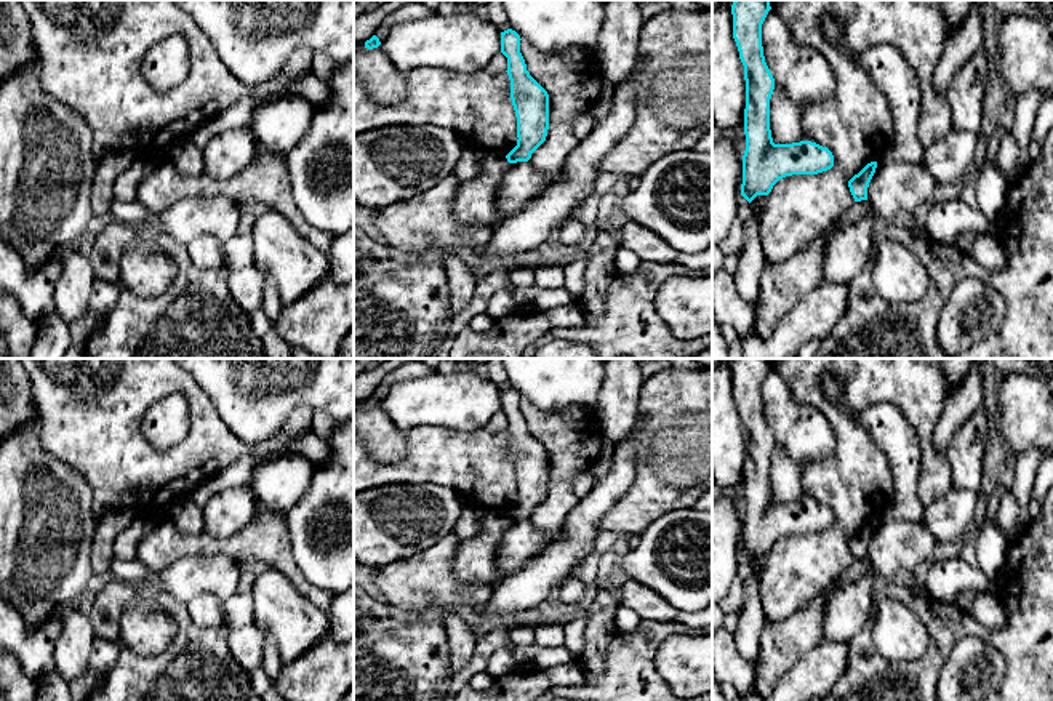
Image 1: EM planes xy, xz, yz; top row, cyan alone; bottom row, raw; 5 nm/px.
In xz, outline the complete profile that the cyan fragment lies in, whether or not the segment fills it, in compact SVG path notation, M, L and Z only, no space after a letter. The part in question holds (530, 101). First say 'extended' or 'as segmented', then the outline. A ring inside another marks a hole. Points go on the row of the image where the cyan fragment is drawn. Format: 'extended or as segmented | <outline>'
as segmented | M501 32L501 53L507 58L510 99L517 117L517 146L506 155L509 163L528 162L546 141L549 130L549 94L530 75L520 53L520 35Z

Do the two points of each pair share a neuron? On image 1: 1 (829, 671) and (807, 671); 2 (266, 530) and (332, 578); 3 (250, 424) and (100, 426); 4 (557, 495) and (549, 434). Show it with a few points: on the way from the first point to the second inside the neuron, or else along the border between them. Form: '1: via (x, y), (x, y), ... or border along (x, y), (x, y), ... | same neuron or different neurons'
1: via (824, 671), (812, 671) | same neuron
2: border along (282, 514), (287, 524), (293, 560), (309, 583) | different neurons
3: border along (205, 394), (234, 434), (250, 444), (261, 442) | different neurons
4: via (560, 480), (560, 448) | same neuron

